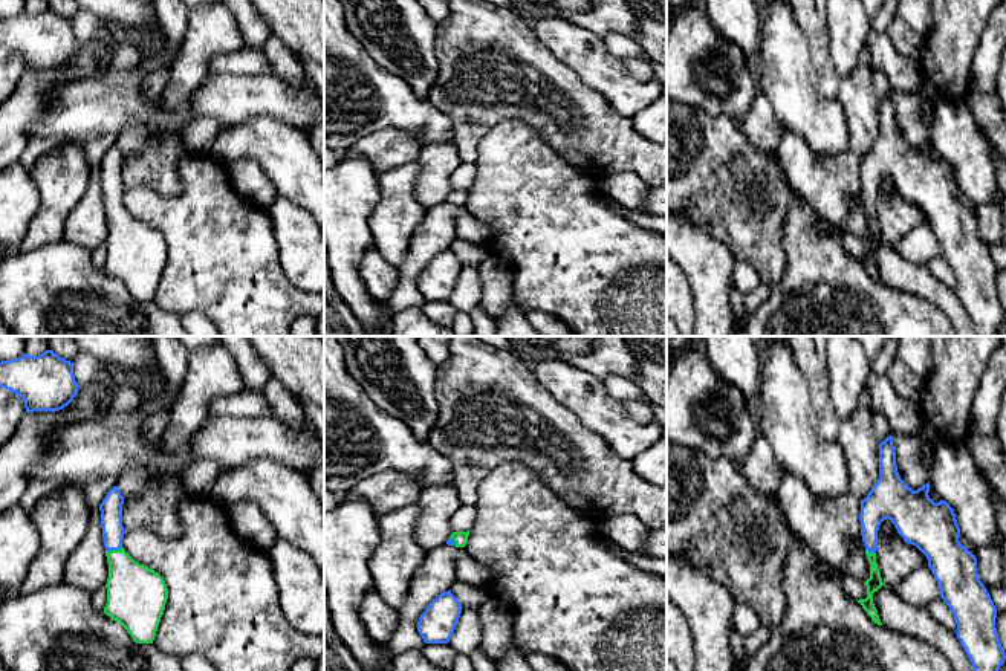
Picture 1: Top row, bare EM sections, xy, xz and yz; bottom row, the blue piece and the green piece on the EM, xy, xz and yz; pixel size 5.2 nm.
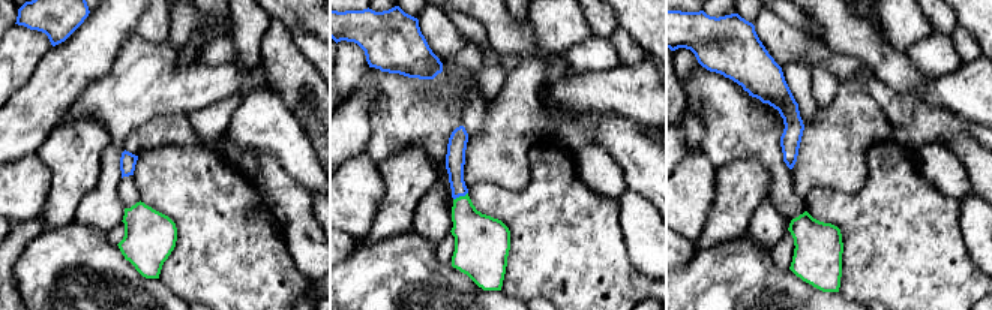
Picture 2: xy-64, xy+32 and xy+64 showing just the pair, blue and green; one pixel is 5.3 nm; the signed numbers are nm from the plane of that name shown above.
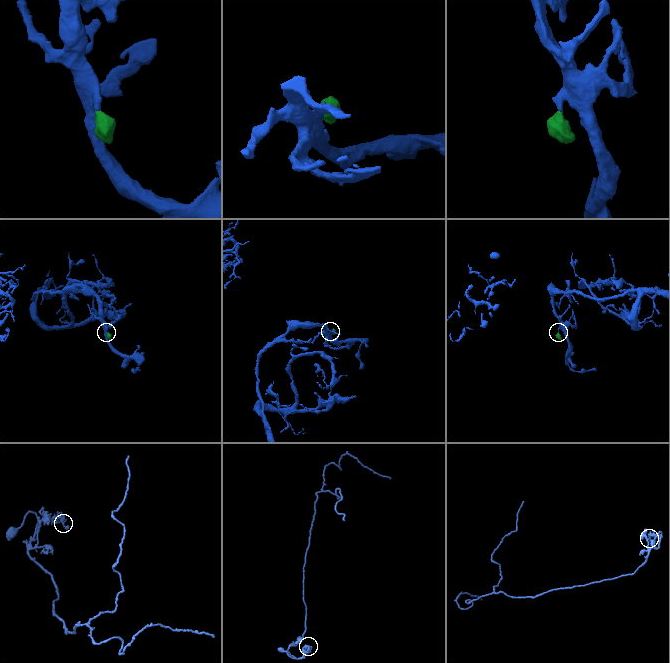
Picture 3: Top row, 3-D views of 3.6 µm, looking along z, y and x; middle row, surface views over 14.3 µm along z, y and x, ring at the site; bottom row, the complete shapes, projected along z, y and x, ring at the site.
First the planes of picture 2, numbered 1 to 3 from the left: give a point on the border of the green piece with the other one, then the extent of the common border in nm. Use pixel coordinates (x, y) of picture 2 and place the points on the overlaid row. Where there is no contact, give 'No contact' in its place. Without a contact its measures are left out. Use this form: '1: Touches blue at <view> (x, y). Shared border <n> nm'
1: No contact
2: Touches blue at xy+32 (459, 195). Shared border 90 nm
3: No contact

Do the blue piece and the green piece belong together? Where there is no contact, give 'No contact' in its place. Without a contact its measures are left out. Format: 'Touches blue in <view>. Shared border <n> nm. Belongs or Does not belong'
Touches blue in xy. Shared border 90 nm. Belongs

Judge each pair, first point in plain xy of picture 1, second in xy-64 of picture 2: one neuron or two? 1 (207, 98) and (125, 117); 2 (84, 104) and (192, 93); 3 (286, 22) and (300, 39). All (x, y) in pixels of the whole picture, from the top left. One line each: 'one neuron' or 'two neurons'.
1: one neuron
2: one neuron
3: two neurons

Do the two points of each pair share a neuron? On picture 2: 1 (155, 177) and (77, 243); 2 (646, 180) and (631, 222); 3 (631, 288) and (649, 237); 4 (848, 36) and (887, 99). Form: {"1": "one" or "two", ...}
{"1": "two", "2": "two", "3": "two", "4": "two"}

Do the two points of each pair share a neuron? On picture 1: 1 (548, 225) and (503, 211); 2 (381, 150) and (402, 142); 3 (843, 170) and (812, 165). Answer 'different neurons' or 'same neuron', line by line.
1: same neuron
2: same neuron
3: same neuron

